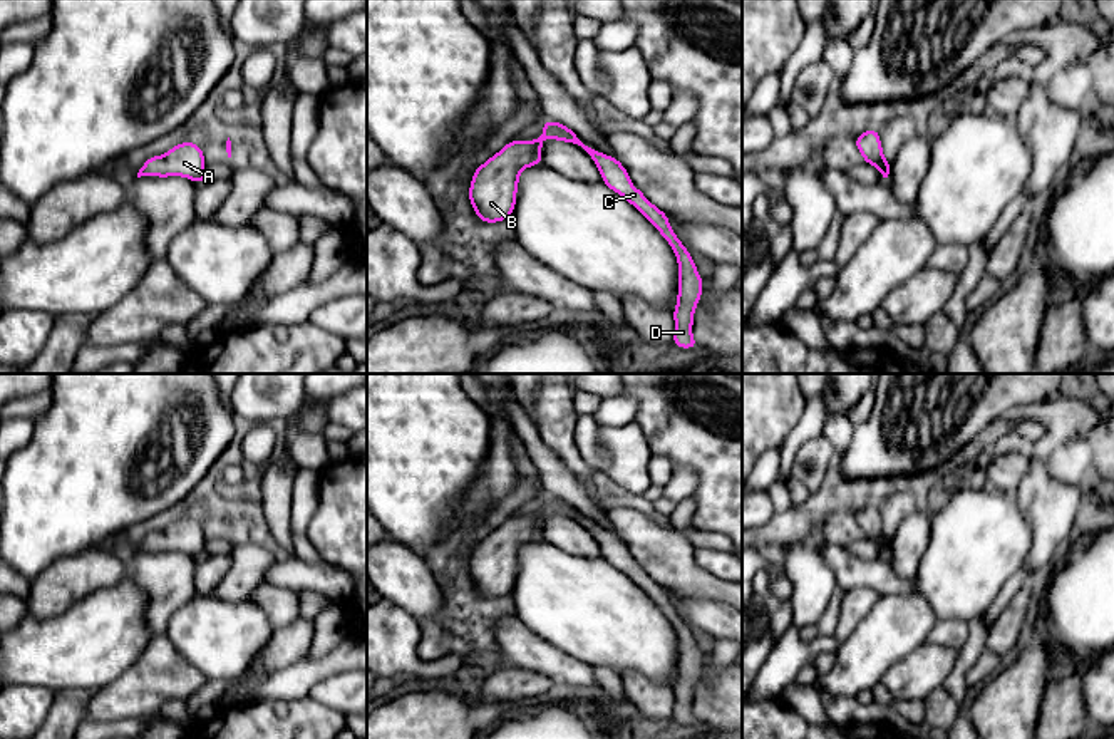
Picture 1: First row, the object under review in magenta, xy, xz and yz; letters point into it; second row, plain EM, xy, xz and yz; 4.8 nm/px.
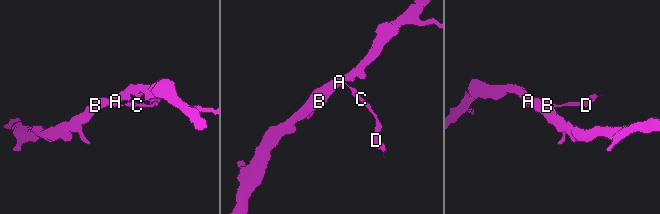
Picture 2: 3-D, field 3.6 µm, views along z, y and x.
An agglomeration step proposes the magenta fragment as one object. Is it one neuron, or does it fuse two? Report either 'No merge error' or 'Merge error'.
Merge error

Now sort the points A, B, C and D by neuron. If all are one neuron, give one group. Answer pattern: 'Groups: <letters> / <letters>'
Groups: A B / C D

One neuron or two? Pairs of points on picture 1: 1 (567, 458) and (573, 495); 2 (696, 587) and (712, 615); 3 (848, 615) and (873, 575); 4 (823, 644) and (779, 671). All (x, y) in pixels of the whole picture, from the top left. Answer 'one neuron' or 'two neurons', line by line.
1: two neurons
2: two neurons
3: two neurons
4: one neuron

